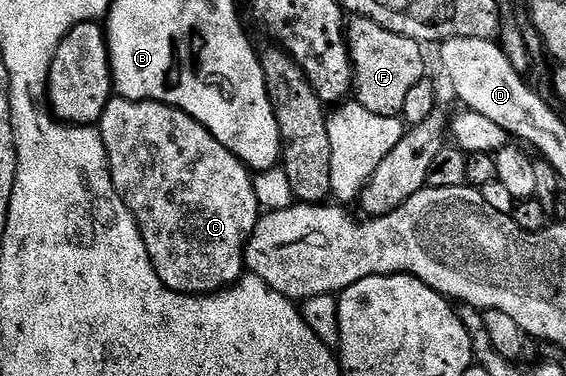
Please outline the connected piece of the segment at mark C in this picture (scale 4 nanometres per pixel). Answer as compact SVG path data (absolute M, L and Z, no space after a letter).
M112 98L106 103L100 131L114 189L134 214L160 282L173 292L184 292L188 296L221 292L235 284L244 275L246 243L260 215L251 169L232 155L204 125L196 122L196 118L171 104Z

